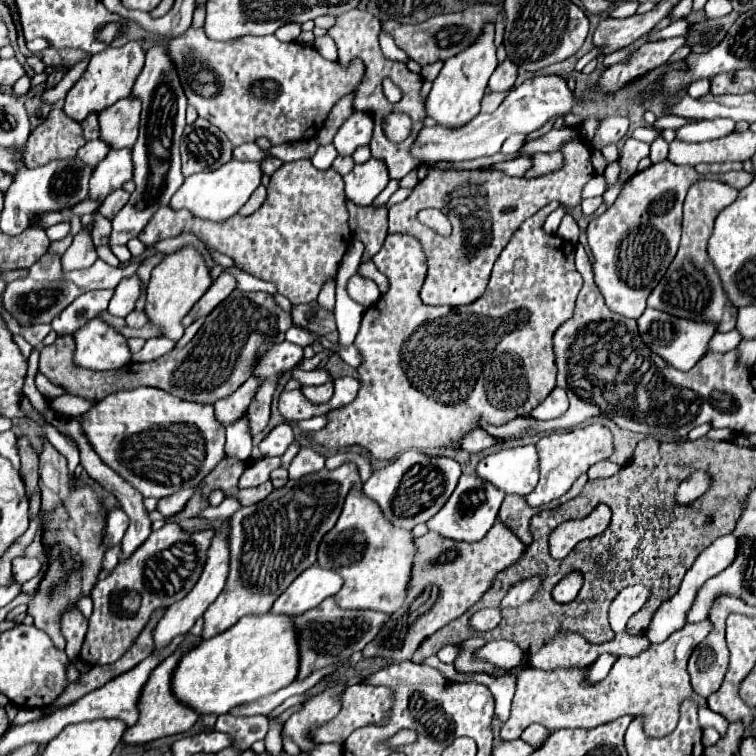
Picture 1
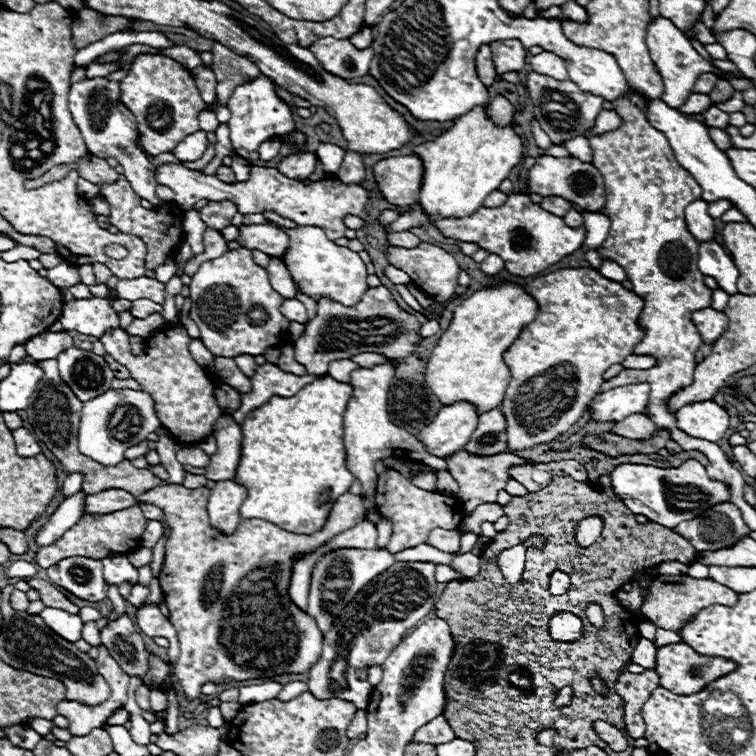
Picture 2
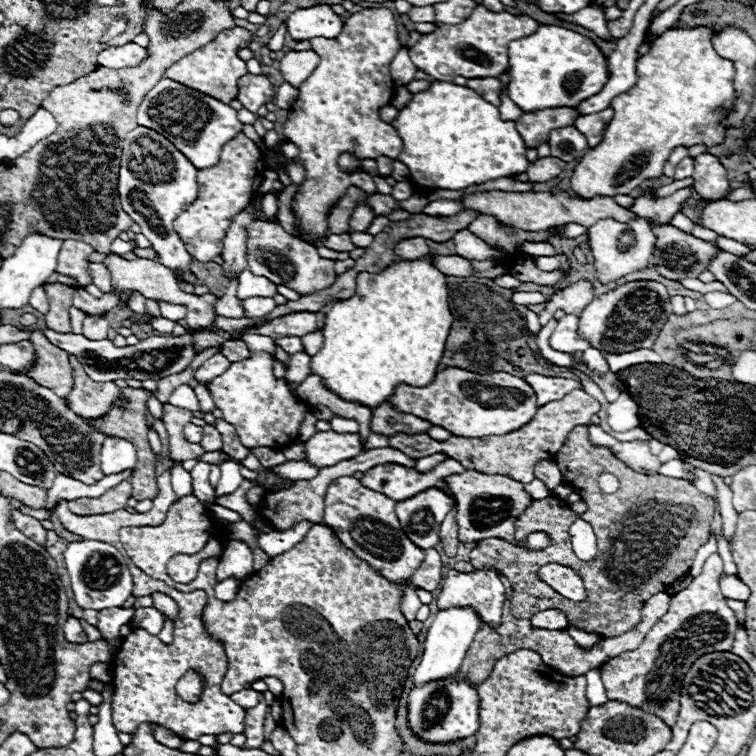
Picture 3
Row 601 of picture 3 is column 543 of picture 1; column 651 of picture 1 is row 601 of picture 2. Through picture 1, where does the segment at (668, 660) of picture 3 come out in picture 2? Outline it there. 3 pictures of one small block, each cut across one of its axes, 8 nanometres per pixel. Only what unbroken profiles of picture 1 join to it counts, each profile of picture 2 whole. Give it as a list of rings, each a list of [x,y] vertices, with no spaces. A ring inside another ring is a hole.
[[[658,576],[652,580],[650,596],[646,598],[646,602],[642,606],[642,614],[664,630],[680,630],[702,608],[712,606],[712,604],[734,606],[736,600],[738,600],[738,594],[734,590],[714,582],[712,578],[700,578],[698,580],[698,578],[690,578],[690,576]]]

